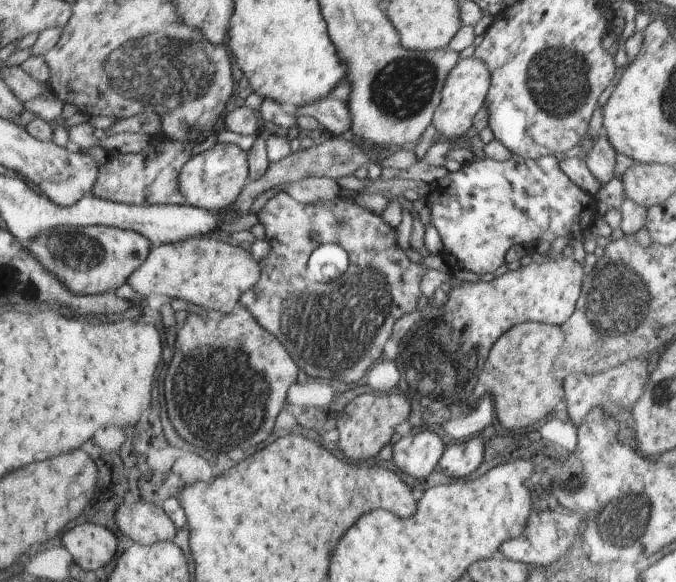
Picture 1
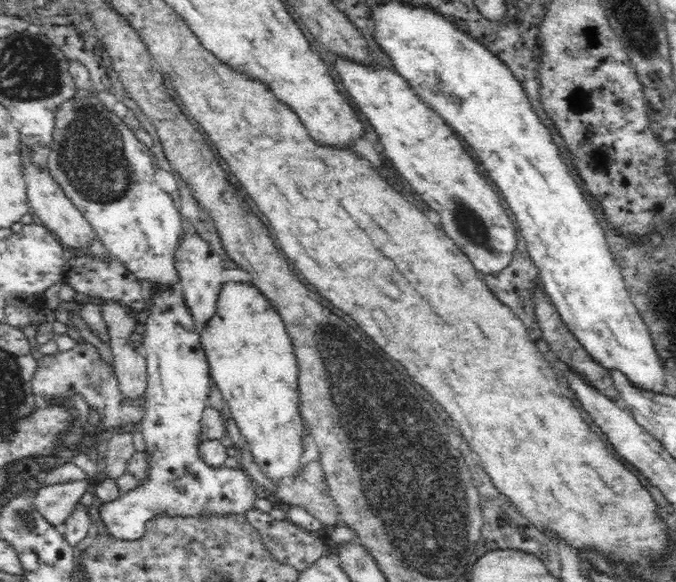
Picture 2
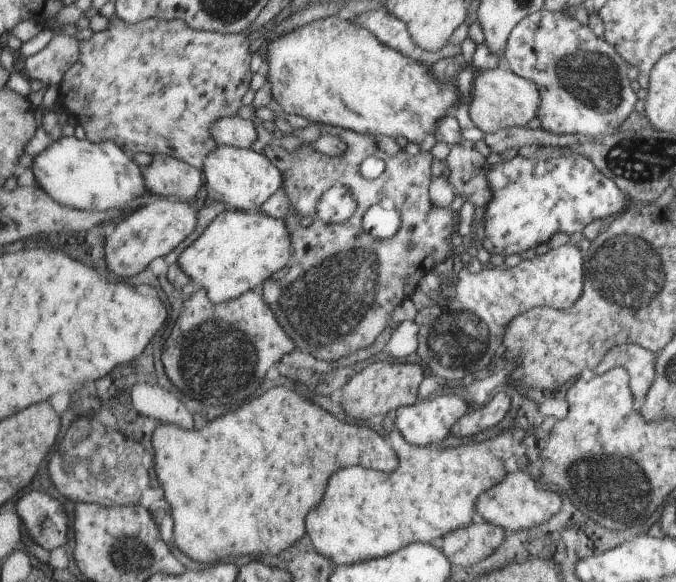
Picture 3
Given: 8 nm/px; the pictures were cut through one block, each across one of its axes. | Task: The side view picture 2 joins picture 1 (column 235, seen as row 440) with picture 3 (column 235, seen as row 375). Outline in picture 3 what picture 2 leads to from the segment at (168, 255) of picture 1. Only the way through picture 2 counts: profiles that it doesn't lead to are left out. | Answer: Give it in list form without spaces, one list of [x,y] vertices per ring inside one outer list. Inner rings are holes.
[[[224,211],[182,254],[180,264],[197,287],[206,290],[214,304],[233,301],[282,270],[293,254],[292,235],[282,220],[259,211]]]

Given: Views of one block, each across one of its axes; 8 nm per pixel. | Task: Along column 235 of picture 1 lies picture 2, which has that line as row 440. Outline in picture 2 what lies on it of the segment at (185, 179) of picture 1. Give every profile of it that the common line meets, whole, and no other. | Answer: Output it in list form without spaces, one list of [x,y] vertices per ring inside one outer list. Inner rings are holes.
[[[170,288],[154,296],[151,306],[140,317],[144,320],[143,345],[141,351],[147,364],[147,387],[145,392],[146,414],[140,421],[148,452],[148,480],[140,482],[130,492],[106,504],[99,504],[100,518],[106,530],[114,537],[133,541],[140,538],[150,520],[158,516],[168,517],[224,517],[248,516],[255,508],[255,502],[263,492],[256,482],[252,482],[240,467],[235,469],[210,466],[202,458],[200,432],[202,432],[202,412],[210,394],[209,362],[202,348],[199,331],[191,312],[187,309],[183,295]]]

